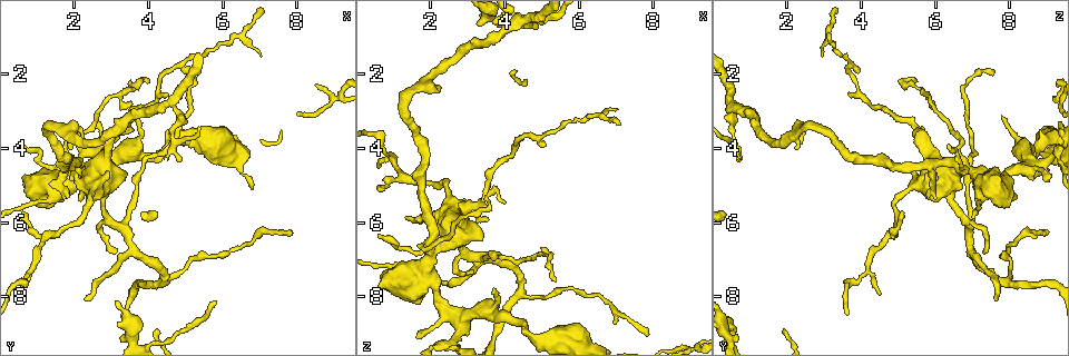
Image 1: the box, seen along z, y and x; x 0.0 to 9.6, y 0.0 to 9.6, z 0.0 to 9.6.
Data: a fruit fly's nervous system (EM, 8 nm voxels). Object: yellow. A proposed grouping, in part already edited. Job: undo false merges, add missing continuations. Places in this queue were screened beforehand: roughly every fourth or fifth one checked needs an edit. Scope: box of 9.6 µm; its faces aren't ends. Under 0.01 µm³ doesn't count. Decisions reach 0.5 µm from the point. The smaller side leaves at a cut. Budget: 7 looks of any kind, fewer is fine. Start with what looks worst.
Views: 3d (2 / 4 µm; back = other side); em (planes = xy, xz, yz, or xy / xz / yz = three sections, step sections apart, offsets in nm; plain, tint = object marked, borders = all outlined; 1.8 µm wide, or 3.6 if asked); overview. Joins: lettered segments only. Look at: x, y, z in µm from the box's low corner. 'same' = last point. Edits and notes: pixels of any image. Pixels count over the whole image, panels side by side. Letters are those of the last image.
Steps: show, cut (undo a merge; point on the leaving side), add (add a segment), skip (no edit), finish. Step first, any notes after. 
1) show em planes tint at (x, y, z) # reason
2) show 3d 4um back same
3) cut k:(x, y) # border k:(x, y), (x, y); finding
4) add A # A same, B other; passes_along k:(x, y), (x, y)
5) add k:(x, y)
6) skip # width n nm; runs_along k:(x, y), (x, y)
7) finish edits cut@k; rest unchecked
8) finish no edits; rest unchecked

show em xz step 4 tint at (1.95, 4.30, 6.40) # thin arm on a thick one

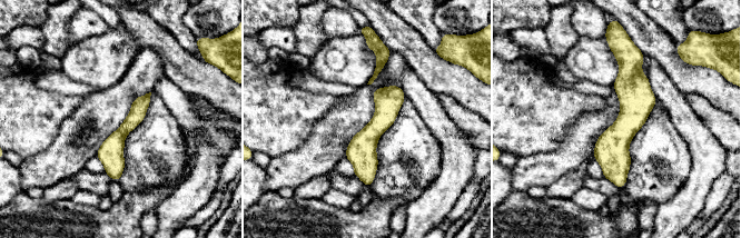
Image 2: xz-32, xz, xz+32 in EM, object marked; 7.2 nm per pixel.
show em planes borders same # another direction

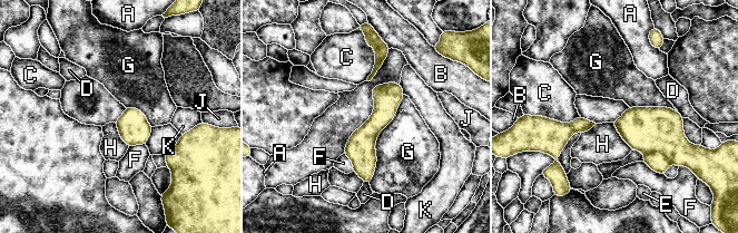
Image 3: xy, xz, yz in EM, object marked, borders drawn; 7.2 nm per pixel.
skip # A other, B other, C other, D other, E other, F other, G other, H other, J other, K other; border 3:(610, 123), (619, 136), (632, 149); one neuron here

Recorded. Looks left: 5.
show em planes borders at (3.70, 3.10, 7.80) # branch stops here

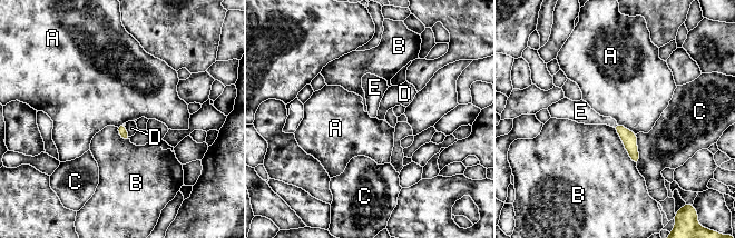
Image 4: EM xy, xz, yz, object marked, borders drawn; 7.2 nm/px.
add 4:(582, 113) # longest_contact B 320 nm; A other, B other, C other, D other, E same; it goes on there

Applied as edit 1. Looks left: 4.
finish edits add@4; rest unchecked

